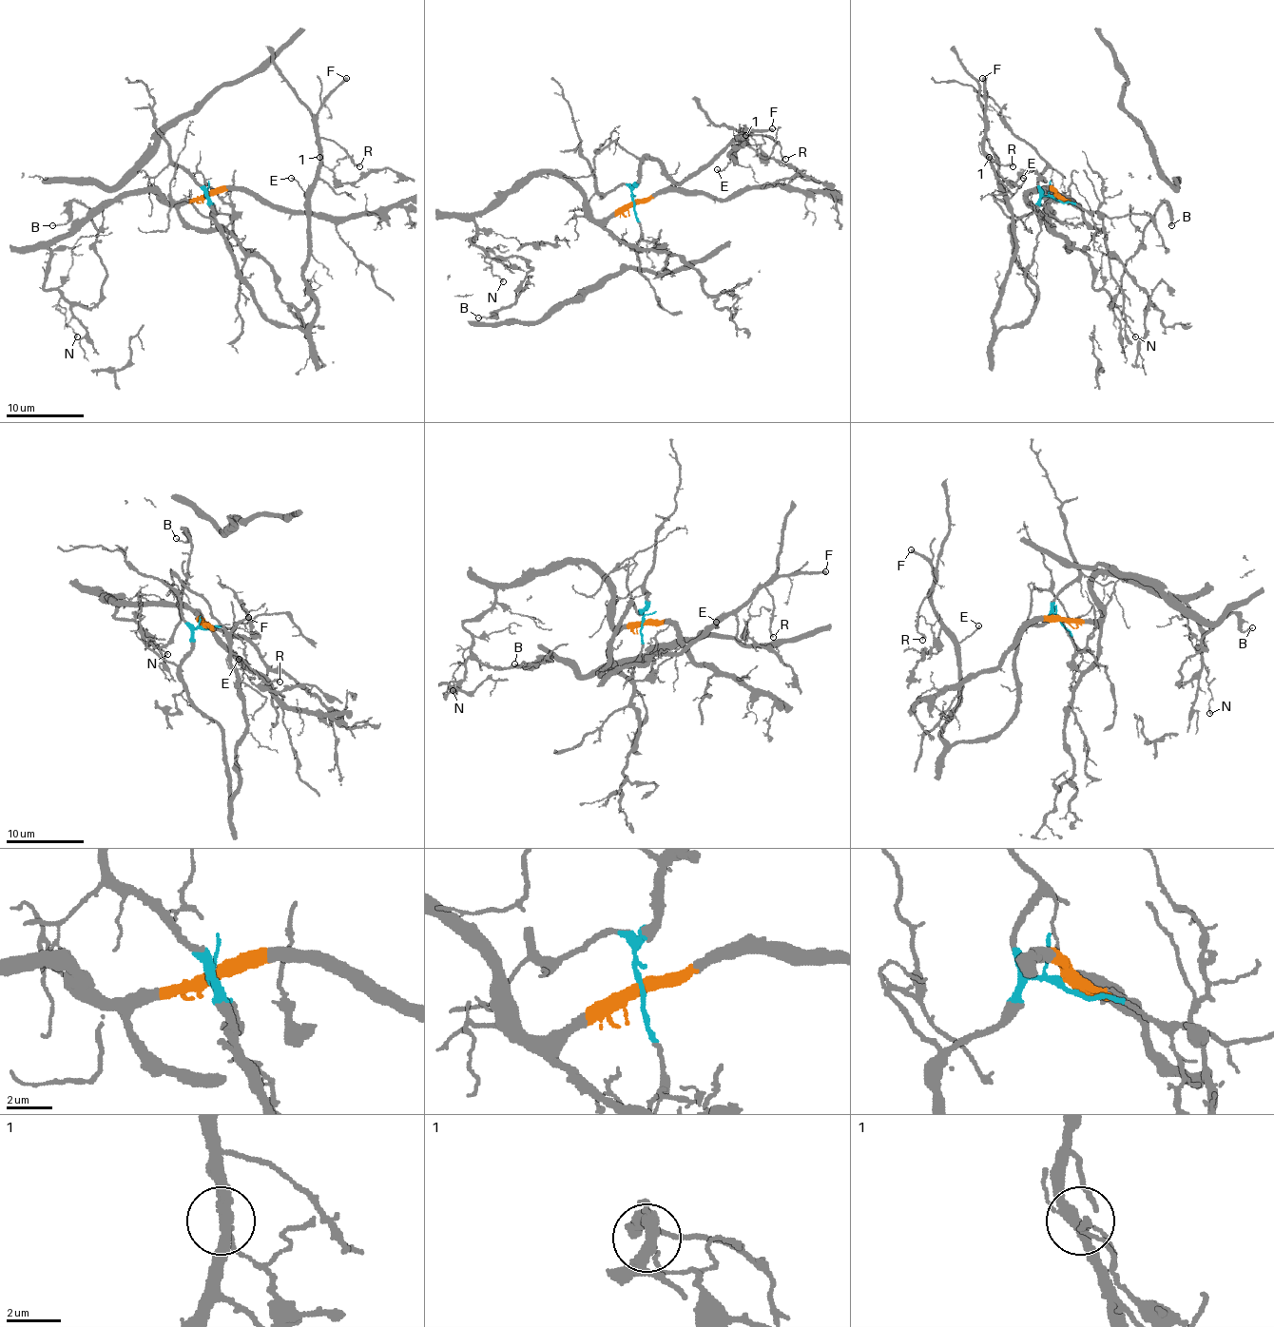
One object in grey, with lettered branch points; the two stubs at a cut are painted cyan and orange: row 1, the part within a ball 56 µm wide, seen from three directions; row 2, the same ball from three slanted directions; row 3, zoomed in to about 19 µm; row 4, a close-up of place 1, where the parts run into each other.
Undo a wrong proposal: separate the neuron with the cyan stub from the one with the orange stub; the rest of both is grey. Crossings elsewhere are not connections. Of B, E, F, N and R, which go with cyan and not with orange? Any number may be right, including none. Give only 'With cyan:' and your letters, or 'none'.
With cyan: E, F, R

